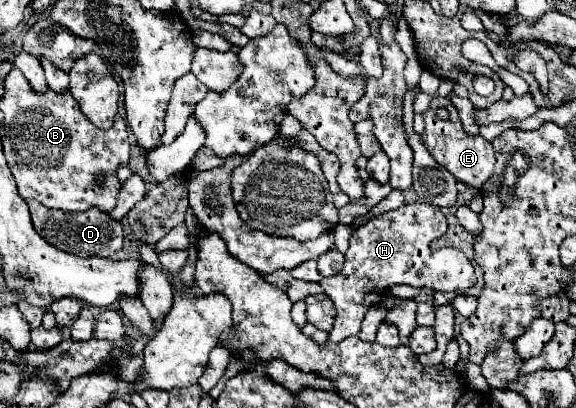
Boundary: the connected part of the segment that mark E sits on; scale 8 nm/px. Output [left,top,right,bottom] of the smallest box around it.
[422,95,496,189]

